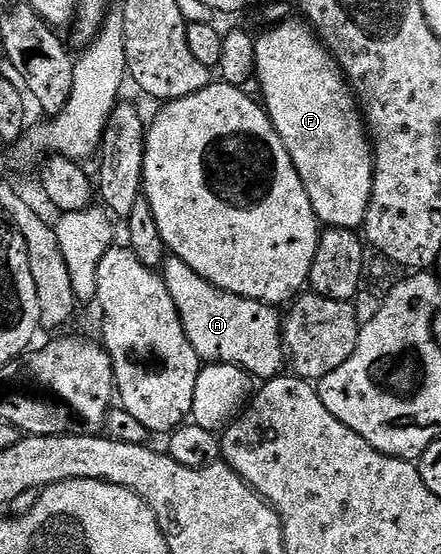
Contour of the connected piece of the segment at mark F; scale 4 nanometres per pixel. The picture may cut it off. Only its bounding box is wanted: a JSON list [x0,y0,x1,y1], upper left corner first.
[256,19,373,229]

